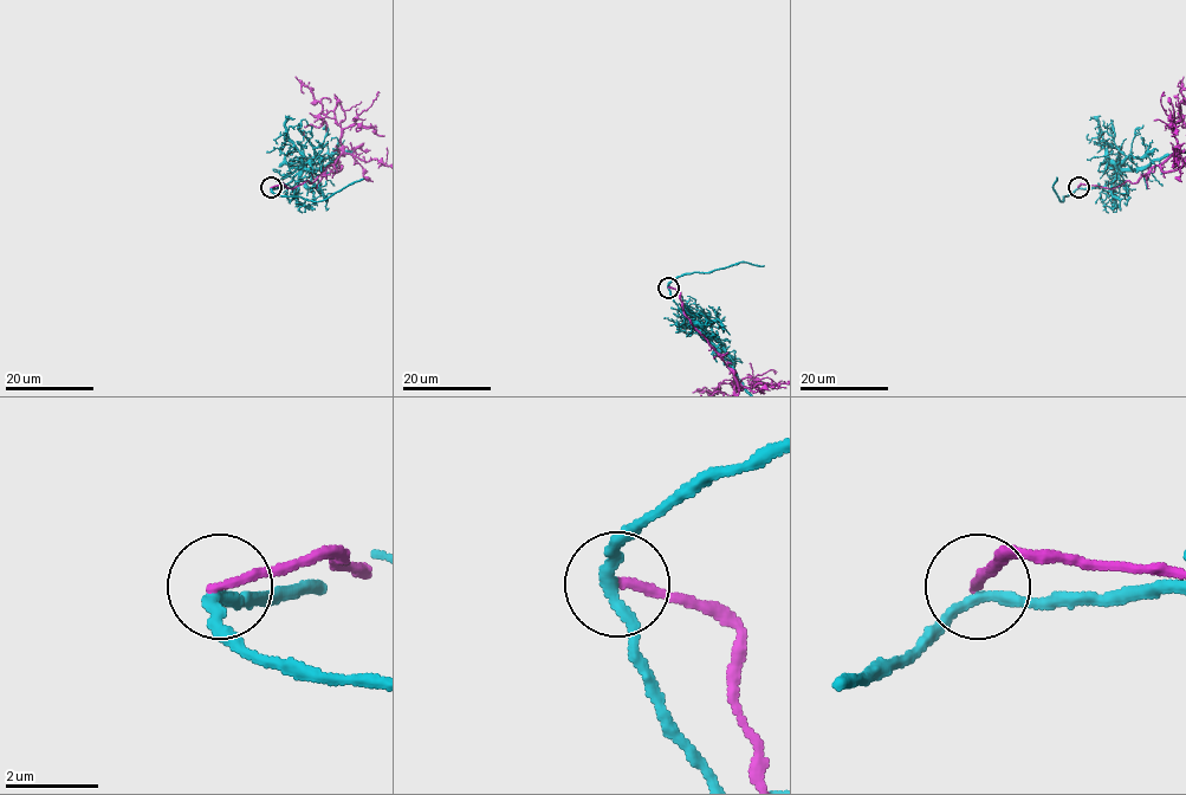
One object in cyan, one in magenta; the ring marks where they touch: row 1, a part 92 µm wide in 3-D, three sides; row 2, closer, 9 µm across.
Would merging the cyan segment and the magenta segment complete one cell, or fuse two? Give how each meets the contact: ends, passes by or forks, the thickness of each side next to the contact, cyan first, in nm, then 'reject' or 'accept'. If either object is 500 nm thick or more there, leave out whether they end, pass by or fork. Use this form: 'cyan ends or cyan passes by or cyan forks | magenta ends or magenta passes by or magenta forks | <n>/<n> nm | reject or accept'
cyan passes by | magenta ends | 240/200 nm | reject

